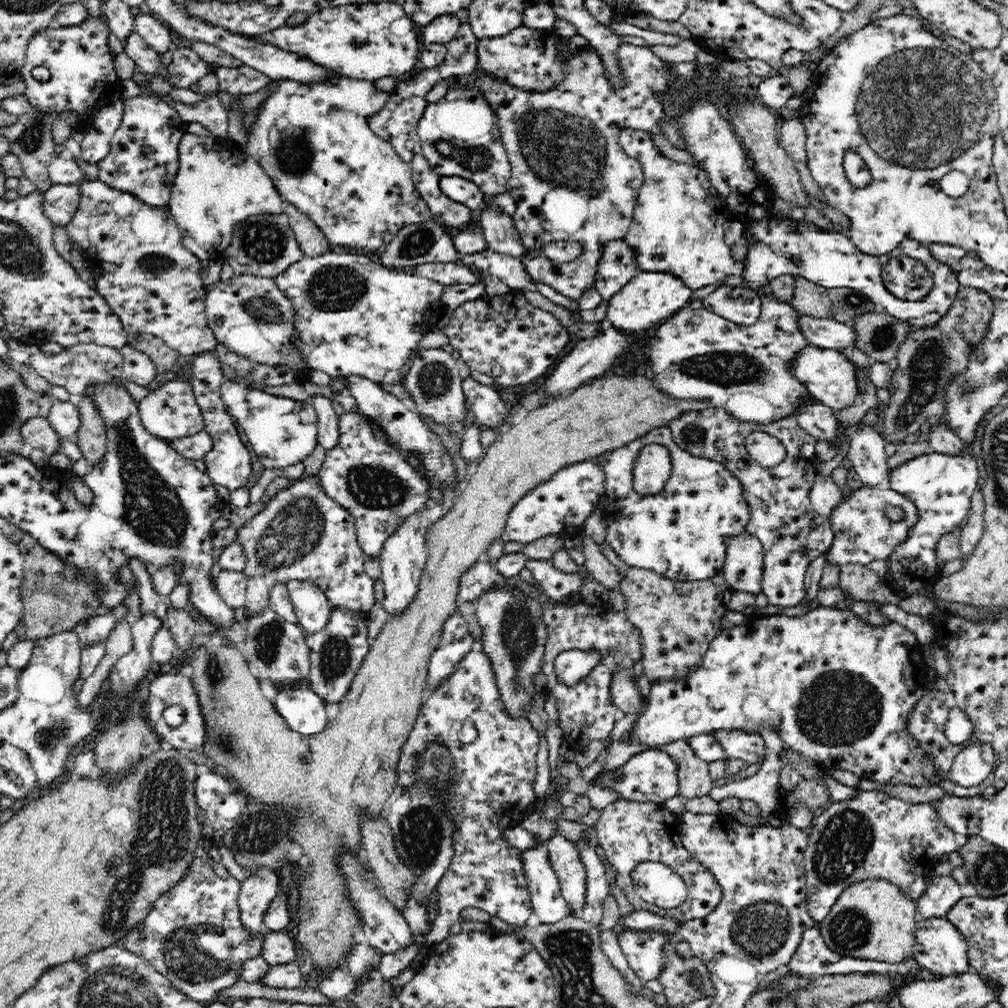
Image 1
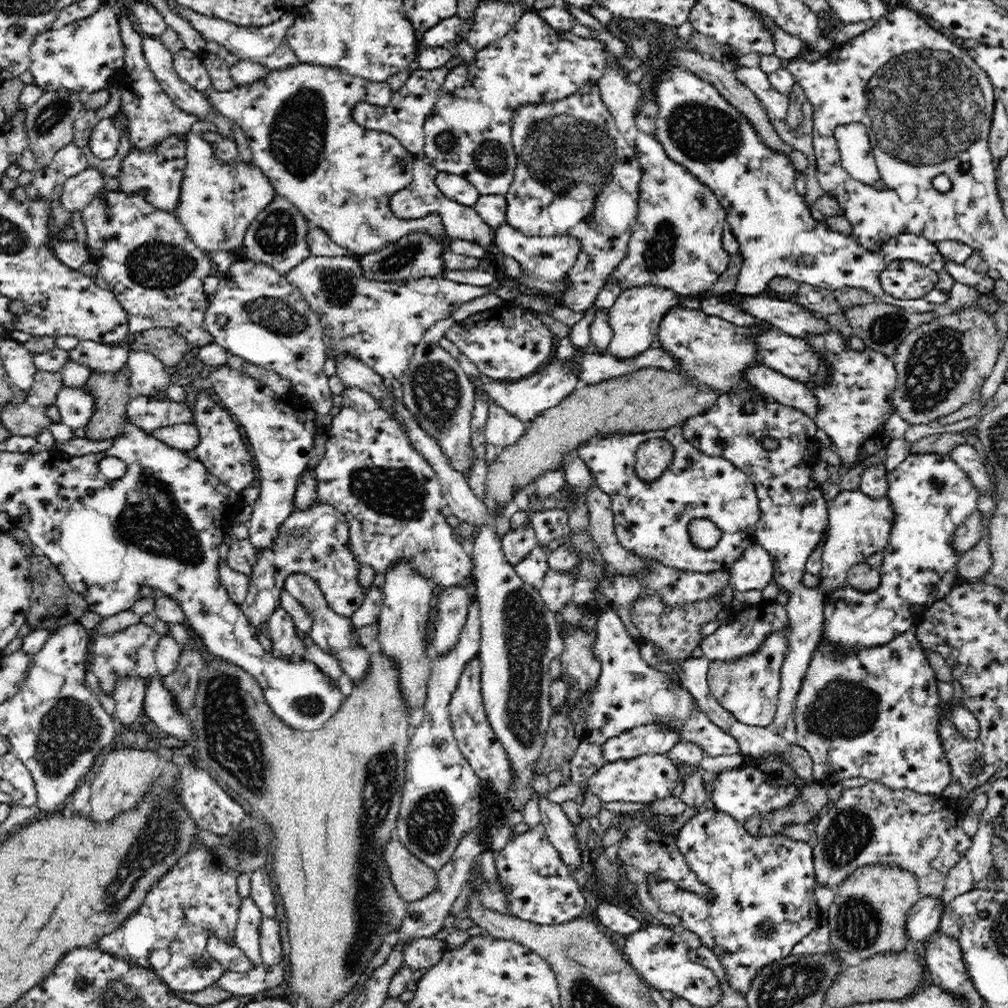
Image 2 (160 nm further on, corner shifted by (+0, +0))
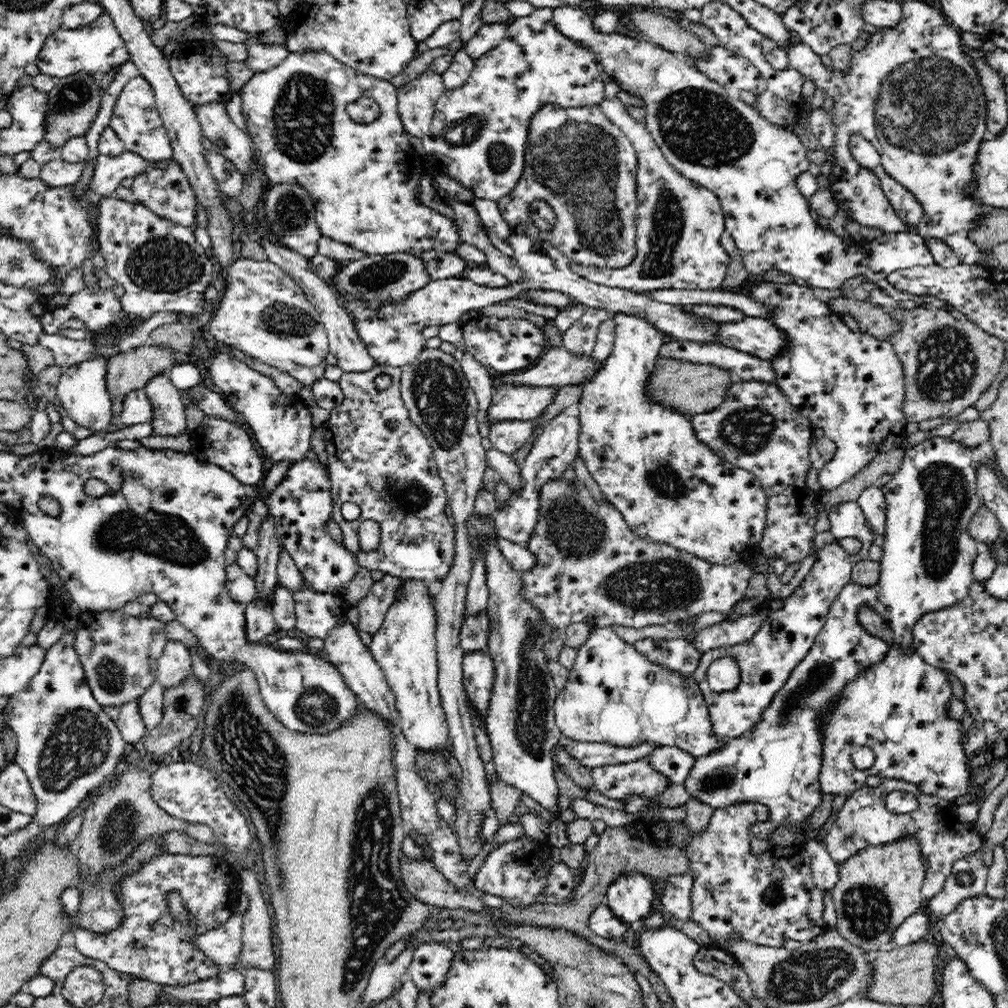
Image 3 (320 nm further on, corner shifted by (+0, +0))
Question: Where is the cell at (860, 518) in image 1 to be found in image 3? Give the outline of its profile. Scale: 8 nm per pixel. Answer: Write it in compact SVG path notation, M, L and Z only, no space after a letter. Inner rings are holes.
M857 501L842 502L830 508L828 518L830 533L834 535L834 542L826 545L817 552L816 560L810 573L806 574L800 586L784 598L784 606L780 610L770 612L768 621L756 632L752 640L744 644L734 644L730 647L718 647L707 651L701 649L702 657L691 676L702 691L705 704L709 709L709 718L713 726L713 733L721 738L733 739L753 730L754 726L762 722L762 714L773 702L774 695L781 690L790 671L804 658L815 644L818 634L823 630L831 605L839 596L846 584L851 583L851 570L861 560L868 559L870 547L878 543L873 529L869 527L865 513ZM842 538L858 538L862 547L857 554L849 554L840 545ZM732 657L740 669L740 682L734 690L714 692L708 688L705 672L713 660Z

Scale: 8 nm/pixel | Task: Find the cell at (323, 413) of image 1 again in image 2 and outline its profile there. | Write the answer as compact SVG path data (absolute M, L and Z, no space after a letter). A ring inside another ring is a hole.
M235 260L230 269L218 274L216 293L209 297L204 326L214 343L234 356L276 372L292 383L293 393L306 399L316 411L315 425L329 428L332 406L329 378L324 373L326 345L318 316L306 304L298 287L268 263Z

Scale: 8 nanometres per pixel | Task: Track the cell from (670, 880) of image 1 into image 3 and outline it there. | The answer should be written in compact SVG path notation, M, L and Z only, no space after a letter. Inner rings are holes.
M740 802L717 808L706 828L700 833L692 833L686 842L684 856L690 861L689 872L694 879L694 886L690 890L690 919L700 924L710 935L712 945L727 950L734 939L742 939L742 942L762 945L768 949L780 948L788 939L800 943L810 942L830 928L822 917L824 895L813 883L811 857L804 846L774 846L760 856L752 856L750 826L757 821L767 821L768 817L768 807L759 802Z

